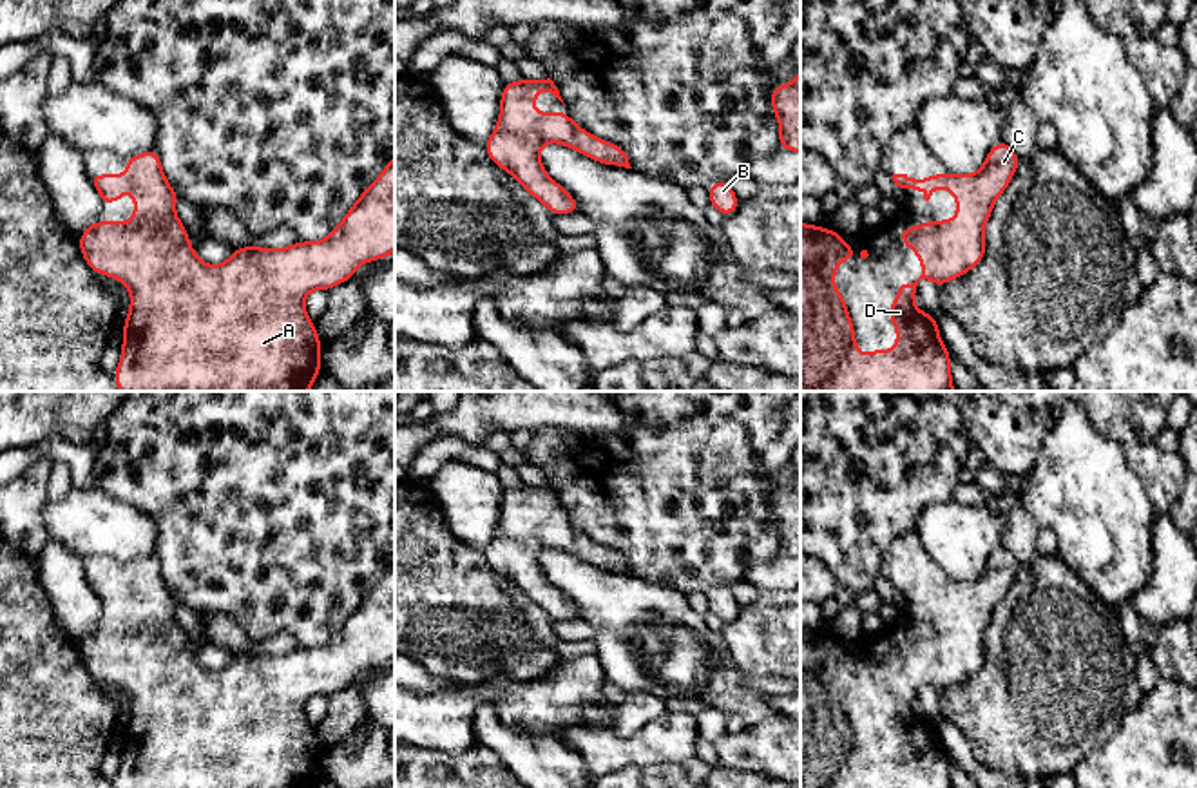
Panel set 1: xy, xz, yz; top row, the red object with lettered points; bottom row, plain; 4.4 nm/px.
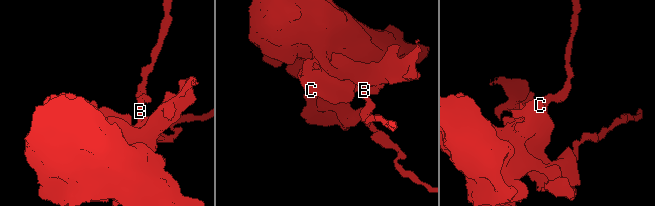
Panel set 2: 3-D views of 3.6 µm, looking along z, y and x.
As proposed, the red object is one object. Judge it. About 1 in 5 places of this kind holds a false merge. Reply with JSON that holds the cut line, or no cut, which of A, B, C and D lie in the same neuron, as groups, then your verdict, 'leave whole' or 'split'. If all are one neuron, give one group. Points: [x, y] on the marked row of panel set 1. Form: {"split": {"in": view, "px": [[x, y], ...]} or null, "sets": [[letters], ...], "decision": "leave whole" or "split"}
{"split": null, "sets": [["A", "B", "C", "D"]], "decision": "leave whole"}

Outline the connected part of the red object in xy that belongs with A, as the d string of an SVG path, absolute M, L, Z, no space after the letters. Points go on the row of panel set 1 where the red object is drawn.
M156 149L129 156L125 176L91 174L89 179L101 205L118 203L127 190L134 194L132 221L94 221L78 239L91 270L121 281L130 292L121 359L112 373L120 391L308 391L321 373L322 342L304 310L304 297L313 290L331 290L351 279L360 264L395 252L395 156L328 237L281 250L239 246L217 266L194 252L187 226L174 212L179 196L165 178Z

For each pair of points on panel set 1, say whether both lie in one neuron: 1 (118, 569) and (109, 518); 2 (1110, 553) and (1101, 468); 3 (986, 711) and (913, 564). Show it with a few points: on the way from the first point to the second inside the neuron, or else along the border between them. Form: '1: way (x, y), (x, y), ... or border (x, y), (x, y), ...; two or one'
1: border (86, 558), (113, 557), (125, 564); two
2: way (1103, 531), (1101, 490); one
3: border (984, 636), (984, 663), (940, 694); two

